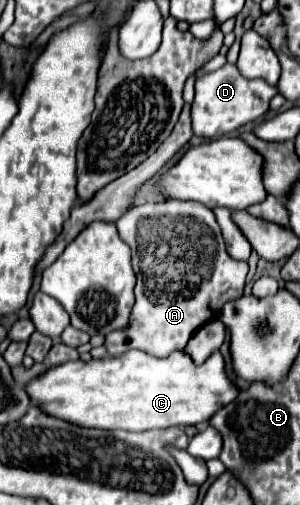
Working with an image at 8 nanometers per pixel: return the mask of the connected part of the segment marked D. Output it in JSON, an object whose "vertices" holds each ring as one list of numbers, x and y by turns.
{"vertices":[[225,63,221,69,203,75,195,81,193,123,195,135,203,139,217,139,237,131,239,127,257,121,269,109,269,99,277,93,277,87,267,85,263,79,245,79,235,65]]}

